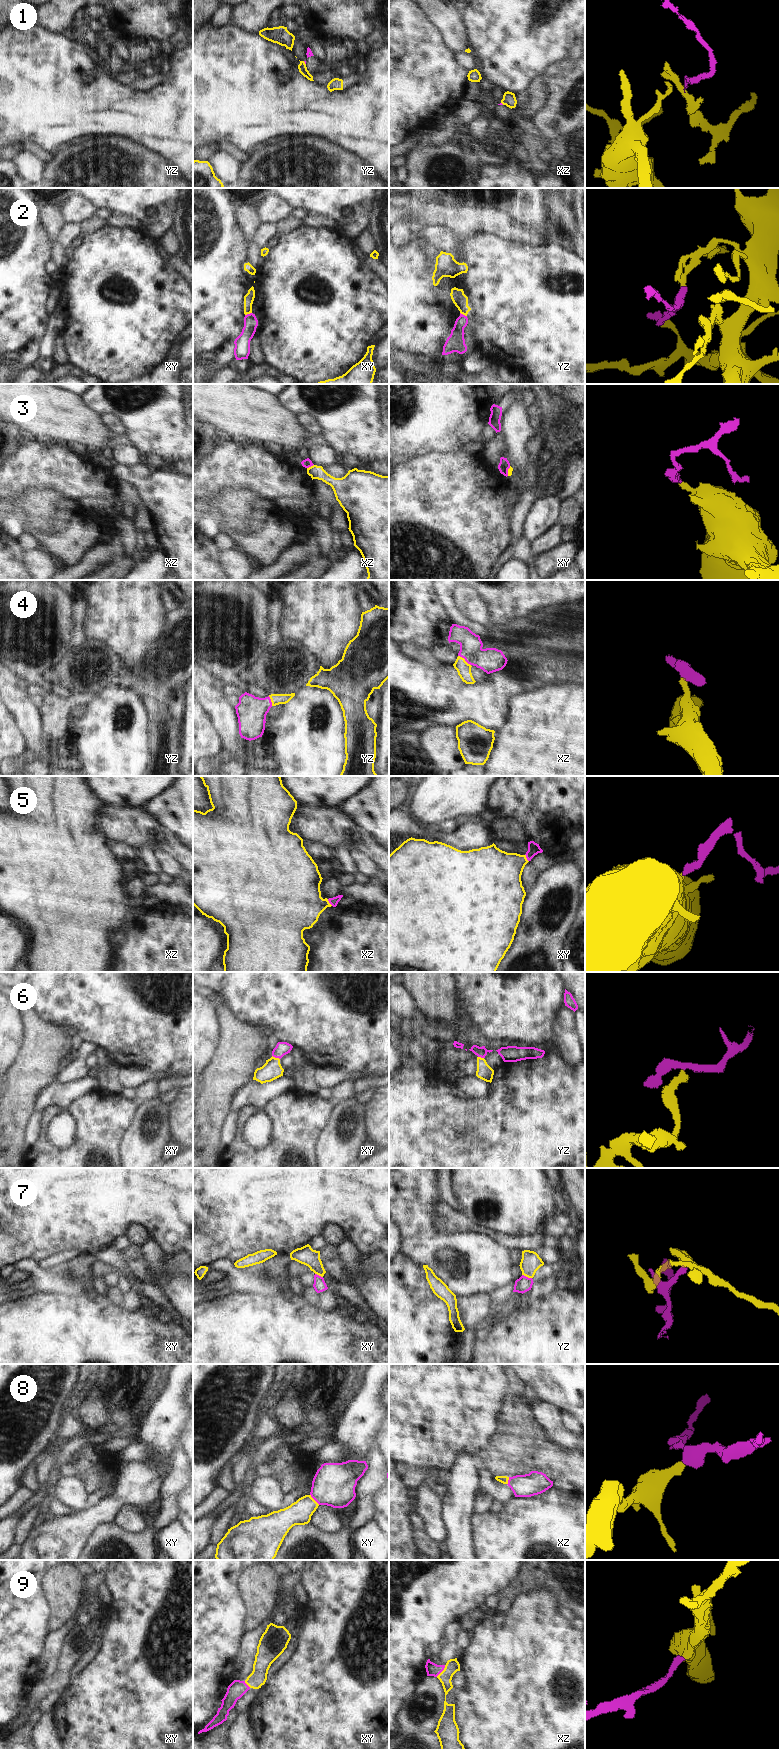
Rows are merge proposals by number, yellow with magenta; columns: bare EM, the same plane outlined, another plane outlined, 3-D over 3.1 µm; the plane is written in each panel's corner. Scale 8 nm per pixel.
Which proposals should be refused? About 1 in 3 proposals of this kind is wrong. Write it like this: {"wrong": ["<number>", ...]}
{"wrong": ["1", "2", "3"]}

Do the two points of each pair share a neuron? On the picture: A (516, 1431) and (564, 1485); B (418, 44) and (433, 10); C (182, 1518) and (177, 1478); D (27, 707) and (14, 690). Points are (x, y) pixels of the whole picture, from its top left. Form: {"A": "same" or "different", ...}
{"A": "different", "B": "different", "C": "different", "D": "same"}

